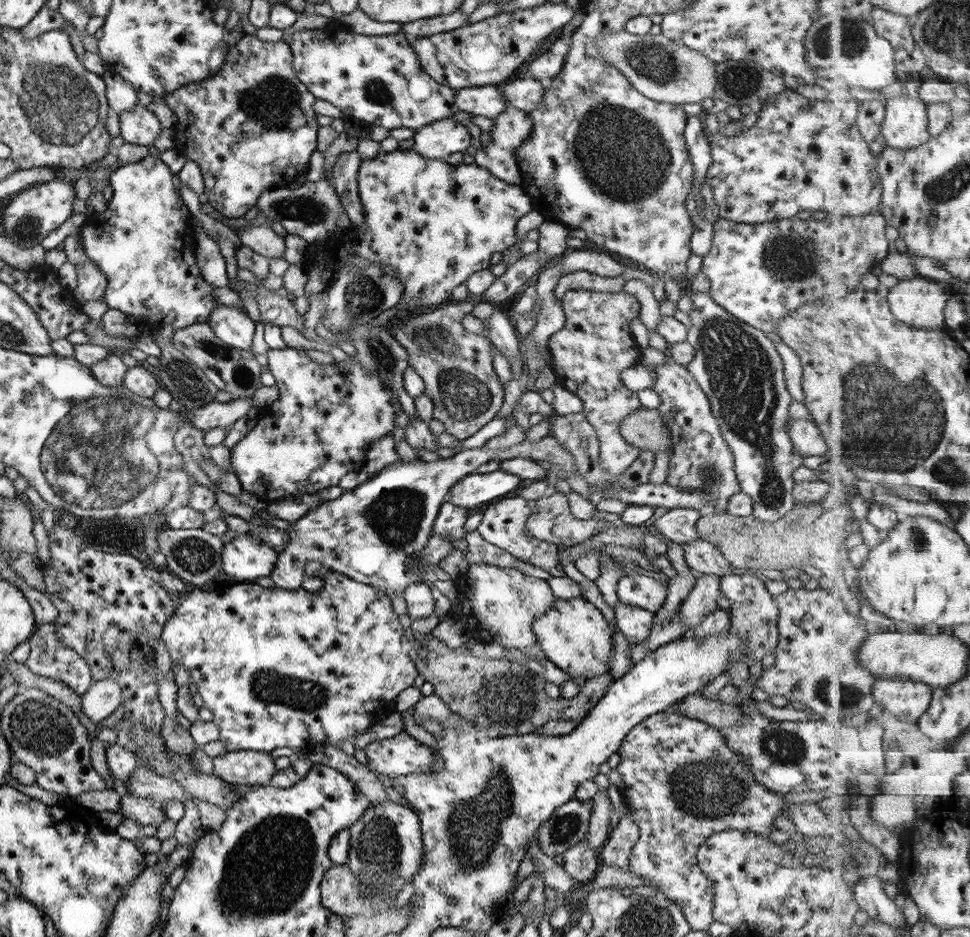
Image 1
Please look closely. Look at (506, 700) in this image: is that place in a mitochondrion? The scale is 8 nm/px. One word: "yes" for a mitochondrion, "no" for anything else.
yes

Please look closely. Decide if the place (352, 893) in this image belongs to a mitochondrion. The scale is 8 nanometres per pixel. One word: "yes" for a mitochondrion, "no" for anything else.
yes

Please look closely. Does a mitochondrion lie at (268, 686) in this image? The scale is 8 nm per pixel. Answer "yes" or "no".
yes

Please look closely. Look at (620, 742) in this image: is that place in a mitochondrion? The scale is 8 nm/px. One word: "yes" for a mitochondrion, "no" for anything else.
no

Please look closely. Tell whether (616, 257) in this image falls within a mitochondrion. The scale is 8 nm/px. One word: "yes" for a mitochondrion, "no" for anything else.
no

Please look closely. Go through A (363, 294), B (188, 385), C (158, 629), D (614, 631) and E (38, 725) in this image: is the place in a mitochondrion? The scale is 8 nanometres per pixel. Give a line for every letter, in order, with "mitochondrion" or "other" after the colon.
A: mitochondrion
B: mitochondrion
C: other
D: other
E: mitochondrion

